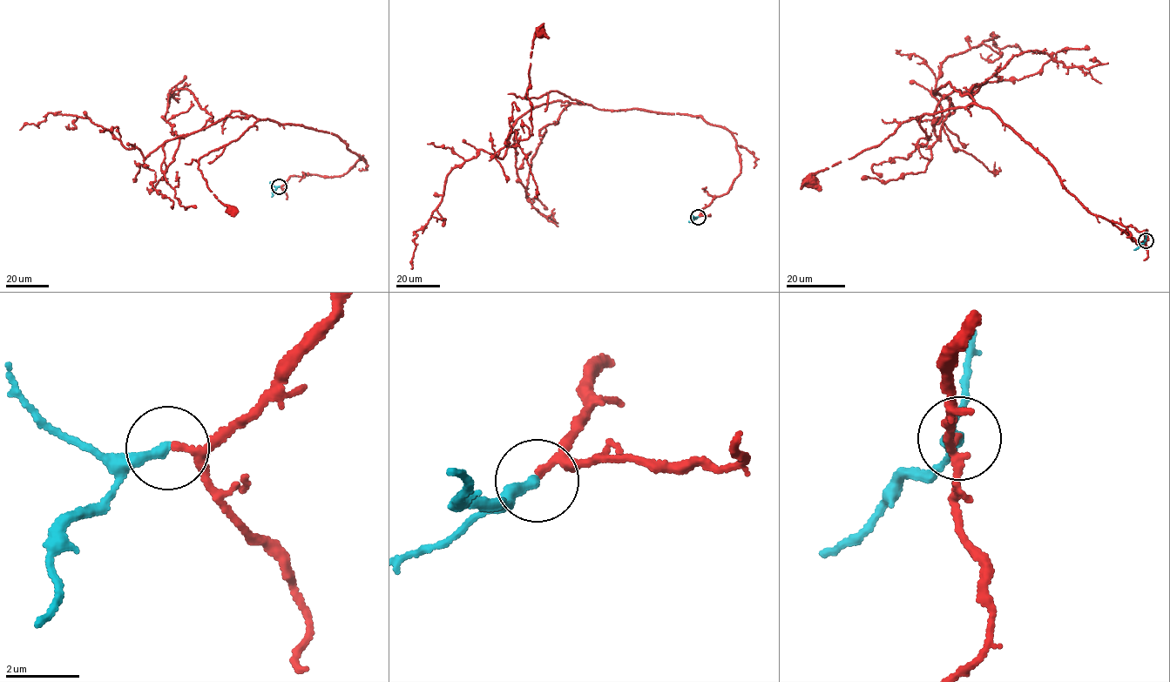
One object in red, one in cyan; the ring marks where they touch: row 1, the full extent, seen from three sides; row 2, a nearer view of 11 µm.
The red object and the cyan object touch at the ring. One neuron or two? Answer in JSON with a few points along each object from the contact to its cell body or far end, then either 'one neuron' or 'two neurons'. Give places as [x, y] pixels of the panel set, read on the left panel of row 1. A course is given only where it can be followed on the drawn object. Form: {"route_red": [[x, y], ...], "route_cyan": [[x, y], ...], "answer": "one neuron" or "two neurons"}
{"route_red": [[279, 186], [291, 176], [340, 177], [361, 158], [331, 133], [259, 119], [199, 160], [209, 189], [230, 210]], "route_cyan": [[279, 186], [272, 197]], "answer": "one neuron"}

